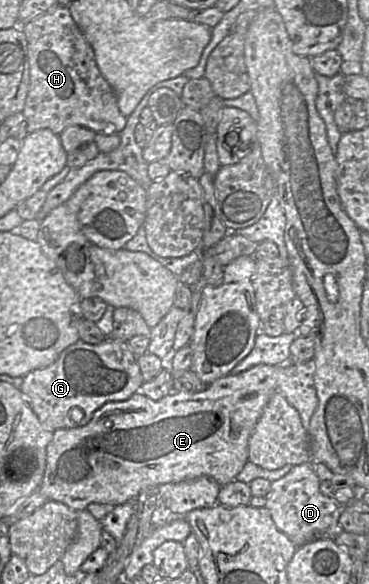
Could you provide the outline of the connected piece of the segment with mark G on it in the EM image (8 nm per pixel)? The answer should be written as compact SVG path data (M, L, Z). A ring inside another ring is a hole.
M107 337L99 344L78 340L63 350L51 365L24 376L20 391L29 401L42 426L55 431L85 426L97 409L107 402L130 398L140 392L143 382L137 356L130 350L127 342ZM75 407L83 411L83 418L77 422L70 417L70 412Z

